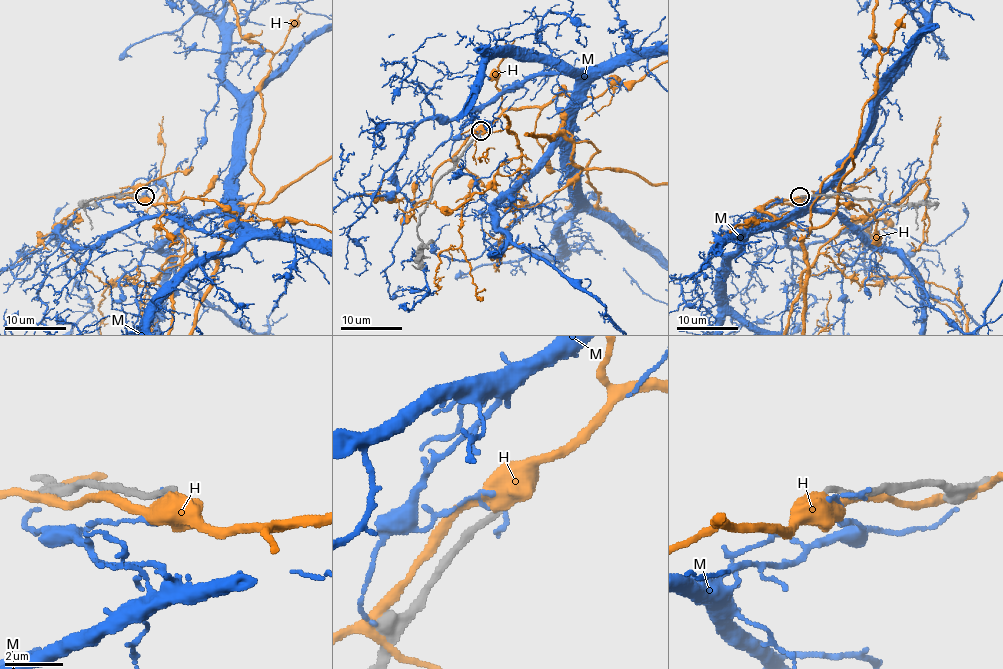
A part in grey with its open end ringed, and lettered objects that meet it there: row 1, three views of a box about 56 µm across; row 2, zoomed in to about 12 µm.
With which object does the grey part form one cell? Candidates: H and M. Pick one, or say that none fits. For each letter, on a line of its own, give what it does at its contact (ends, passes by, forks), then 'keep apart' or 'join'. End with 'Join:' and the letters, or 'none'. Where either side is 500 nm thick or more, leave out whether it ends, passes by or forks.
H: keep apart
M: it ends there; keep apart
Join: none

